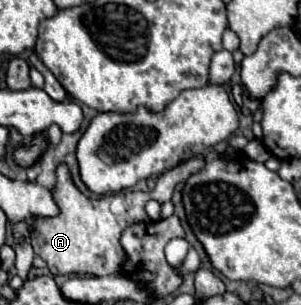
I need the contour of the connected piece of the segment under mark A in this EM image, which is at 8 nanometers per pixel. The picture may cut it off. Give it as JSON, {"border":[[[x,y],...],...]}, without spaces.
{"border":[[[194,157],[190,161],[184,161],[176,165],[174,169],[162,173],[156,181],[156,187],[150,193],[142,191],[126,191],[124,197],[128,201],[128,209],[120,215],[110,211],[112,195],[104,195],[98,199],[86,197],[70,177],[70,169],[66,163],[60,163],[56,167],[56,185],[52,189],[52,197],[60,209],[56,217],[34,217],[32,221],[32,247],[34,253],[40,255],[52,275],[72,275],[72,273],[88,273],[88,275],[112,275],[118,273],[122,267],[122,247],[120,247],[120,235],[126,225],[132,225],[134,221],[150,221],[150,217],[144,211],[146,201],[156,199],[160,203],[170,201],[174,189],[178,183],[184,183],[190,175],[198,173],[204,167],[204,157]]]}

